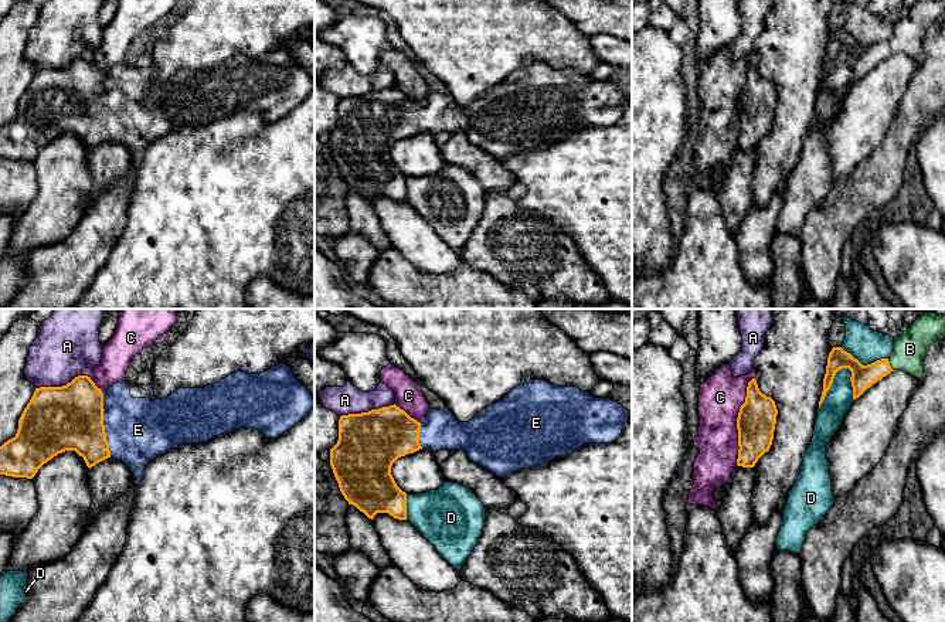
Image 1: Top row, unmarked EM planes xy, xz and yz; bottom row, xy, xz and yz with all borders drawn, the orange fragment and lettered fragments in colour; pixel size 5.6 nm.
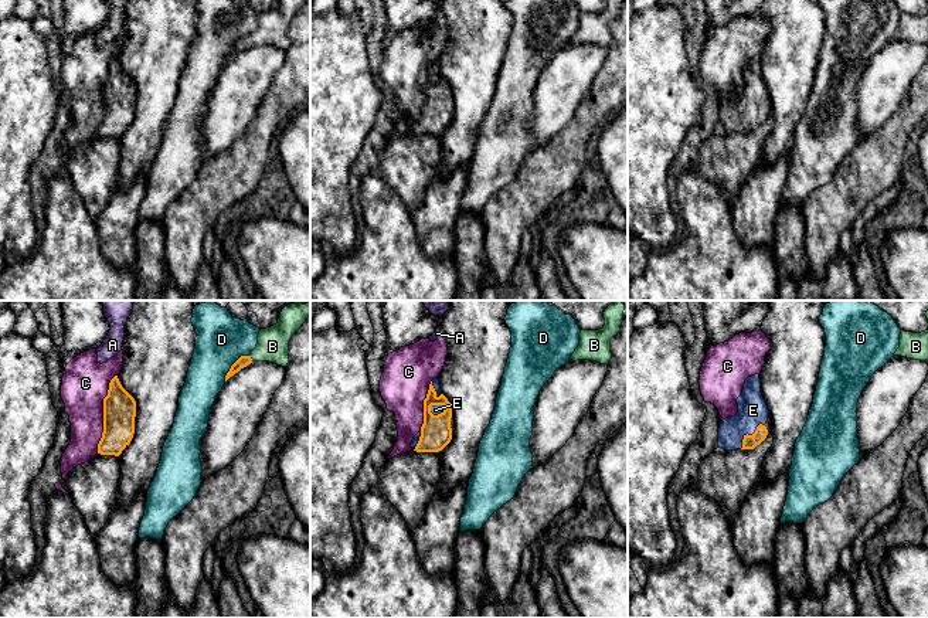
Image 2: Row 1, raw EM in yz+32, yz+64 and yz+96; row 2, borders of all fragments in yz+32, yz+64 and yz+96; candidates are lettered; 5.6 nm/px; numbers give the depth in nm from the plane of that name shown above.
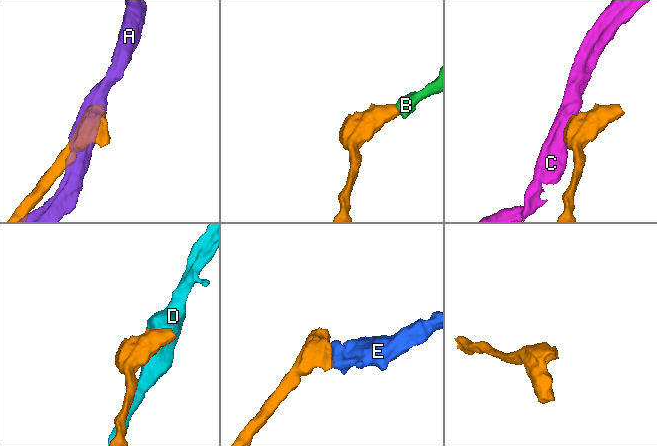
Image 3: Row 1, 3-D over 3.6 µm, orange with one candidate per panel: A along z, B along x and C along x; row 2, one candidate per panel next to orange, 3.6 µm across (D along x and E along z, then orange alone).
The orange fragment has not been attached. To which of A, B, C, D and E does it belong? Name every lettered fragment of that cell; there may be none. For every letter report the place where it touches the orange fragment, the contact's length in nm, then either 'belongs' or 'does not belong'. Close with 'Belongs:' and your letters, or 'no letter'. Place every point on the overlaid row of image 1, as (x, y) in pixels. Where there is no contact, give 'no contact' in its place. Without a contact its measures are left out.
A: xz (369, 411) | 320 nm | does not belong
B: yz (889, 364) | 70 nm | belongs
C: yz (737, 421) | 500 nm | does not belong
D: yz (830, 386) | 280 nm | does not belong
E: xy (104, 425) | 380 nm | belongs
Belongs: B, E

